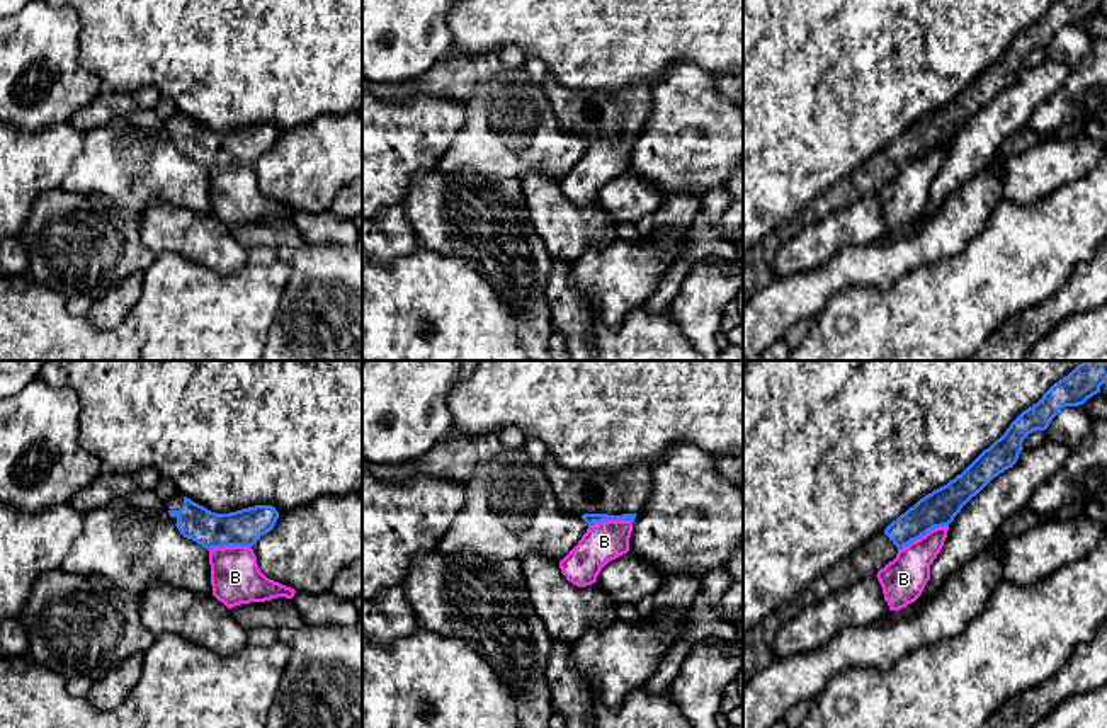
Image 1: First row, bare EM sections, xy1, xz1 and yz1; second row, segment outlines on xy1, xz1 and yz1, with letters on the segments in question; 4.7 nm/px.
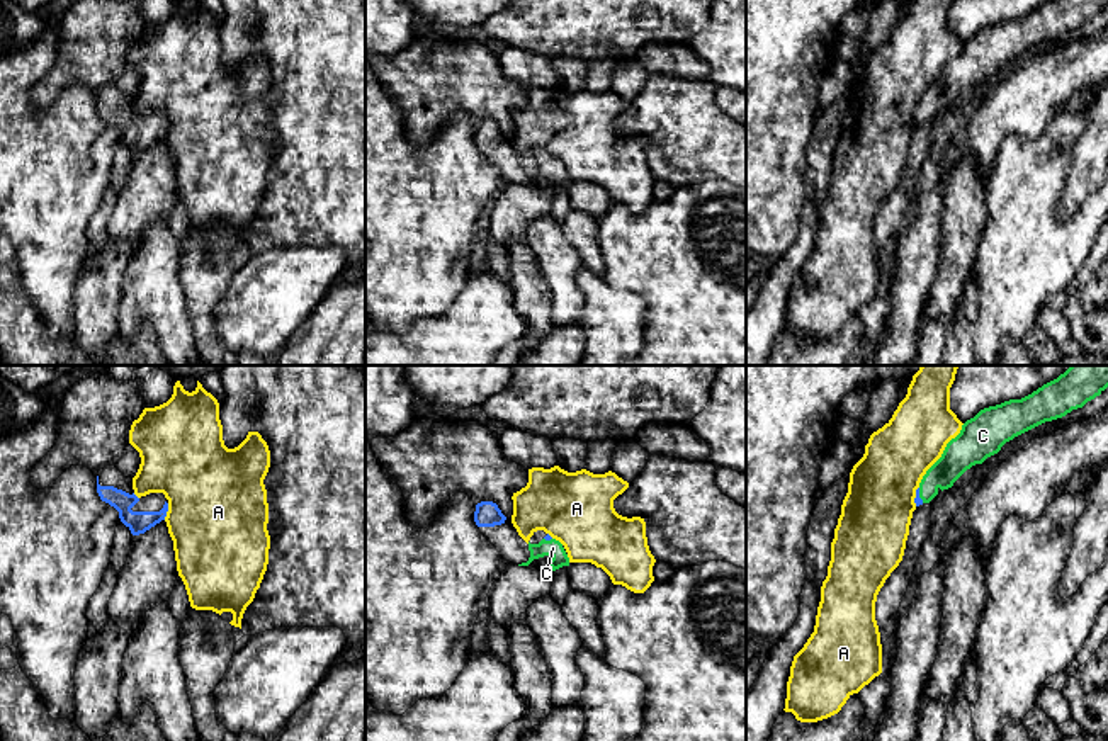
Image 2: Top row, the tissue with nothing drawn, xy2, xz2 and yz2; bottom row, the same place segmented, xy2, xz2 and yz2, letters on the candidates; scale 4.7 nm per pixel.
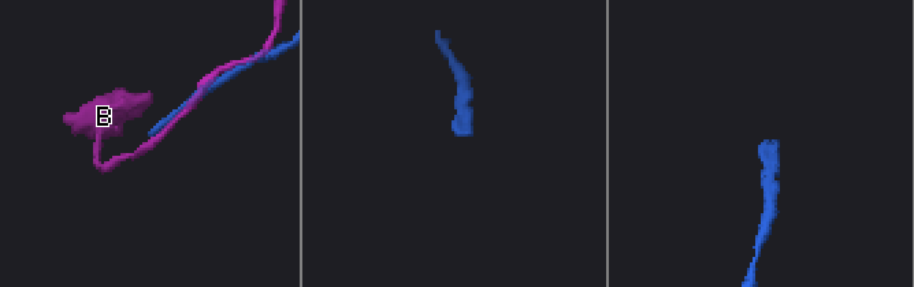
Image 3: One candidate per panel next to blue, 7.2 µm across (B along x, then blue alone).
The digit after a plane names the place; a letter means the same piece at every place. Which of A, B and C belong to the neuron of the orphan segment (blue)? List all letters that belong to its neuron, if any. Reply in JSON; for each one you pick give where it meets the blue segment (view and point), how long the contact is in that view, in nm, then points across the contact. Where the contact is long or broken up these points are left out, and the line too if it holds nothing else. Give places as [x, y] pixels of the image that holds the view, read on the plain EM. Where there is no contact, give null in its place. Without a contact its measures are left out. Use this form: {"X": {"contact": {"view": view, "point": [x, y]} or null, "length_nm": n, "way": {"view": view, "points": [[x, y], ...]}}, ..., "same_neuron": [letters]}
{"C": {"contact": {"view": "yz2", "point": [918, 114]}, "length_nm": 80, "way": {"view": "yz2", "points": [[918, 119], [918, 114], [955, 79]]}}, "same_neuron": ["C"]}

